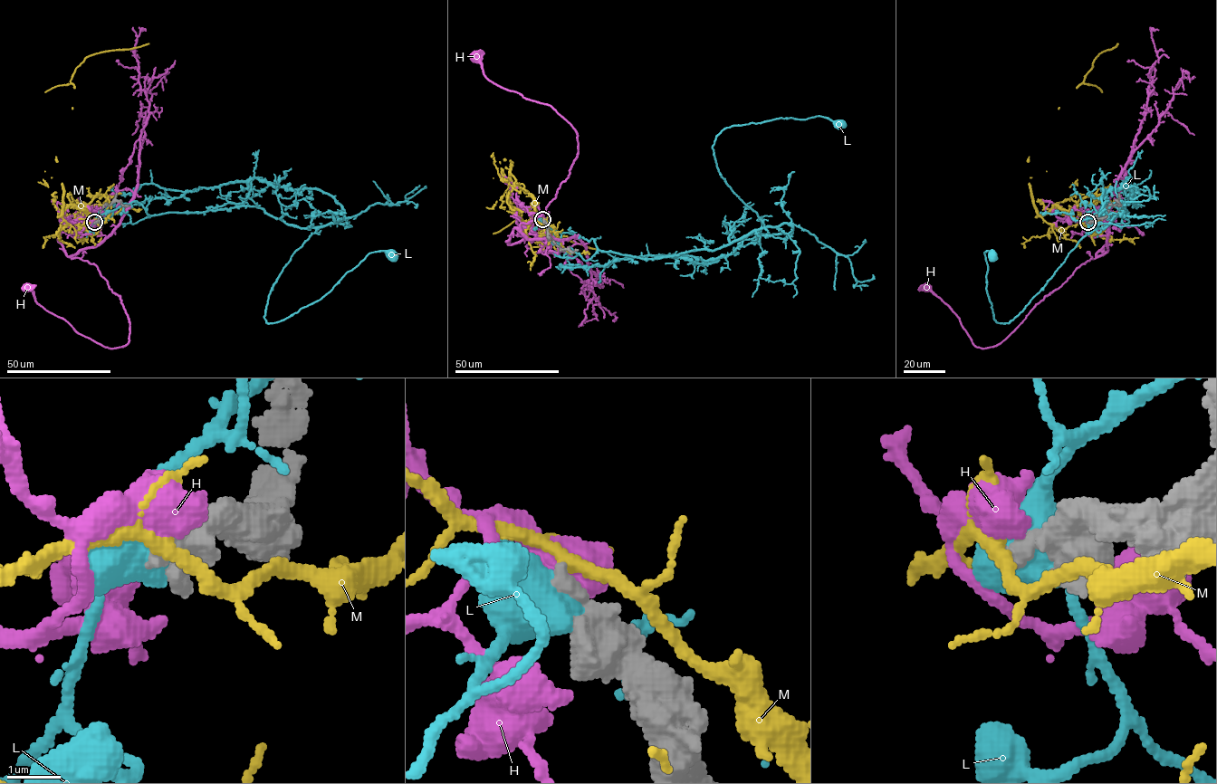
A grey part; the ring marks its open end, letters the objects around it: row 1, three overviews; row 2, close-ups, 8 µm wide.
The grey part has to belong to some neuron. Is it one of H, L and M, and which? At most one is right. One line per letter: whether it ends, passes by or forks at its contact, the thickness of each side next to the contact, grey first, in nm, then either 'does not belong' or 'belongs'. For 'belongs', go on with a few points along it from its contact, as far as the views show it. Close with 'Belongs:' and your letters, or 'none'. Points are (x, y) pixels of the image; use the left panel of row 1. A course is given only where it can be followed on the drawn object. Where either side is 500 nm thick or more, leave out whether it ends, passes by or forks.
H: calibres 550 and 500 nm; does not belong
L: calibres 700 and 700 nm; does not belong
M: it forks; calibres 320 and 200 nm; does not belong
Belongs: none

